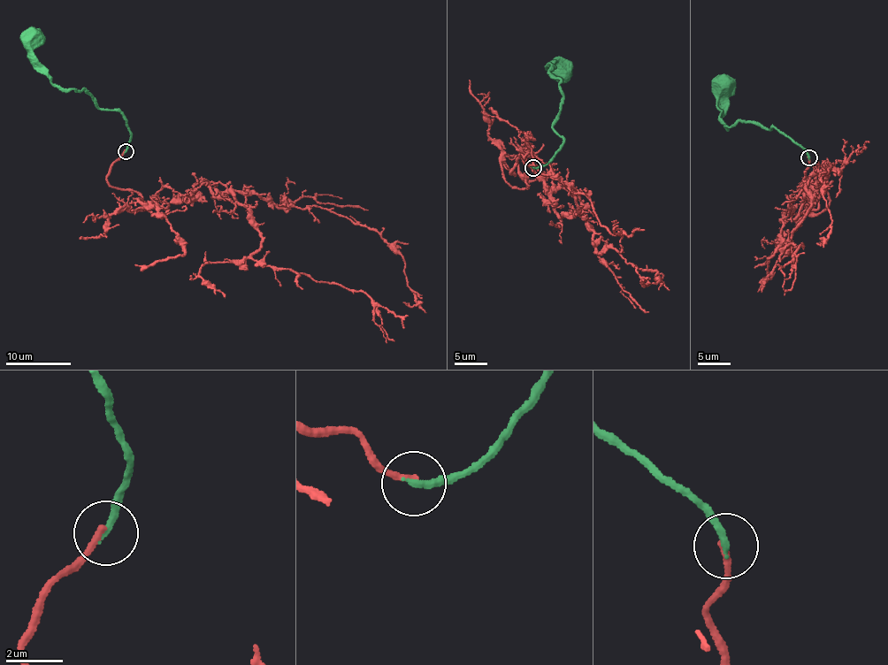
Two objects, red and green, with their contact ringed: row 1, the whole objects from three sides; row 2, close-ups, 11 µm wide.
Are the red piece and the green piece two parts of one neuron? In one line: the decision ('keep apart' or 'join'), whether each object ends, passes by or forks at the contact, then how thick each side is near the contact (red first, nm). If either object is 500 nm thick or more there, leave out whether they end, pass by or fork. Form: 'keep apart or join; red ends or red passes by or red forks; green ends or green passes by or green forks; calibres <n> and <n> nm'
keep apart; red ends; green ends; calibres 240 and 240 nm

